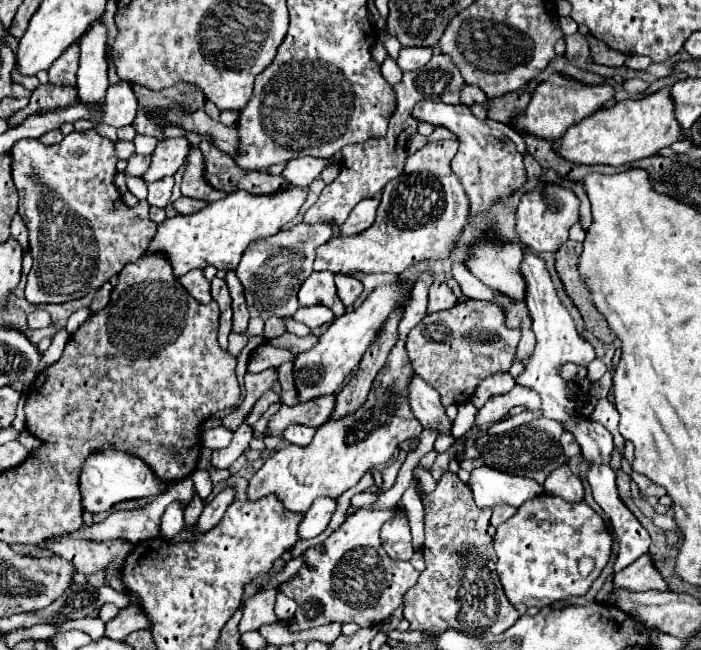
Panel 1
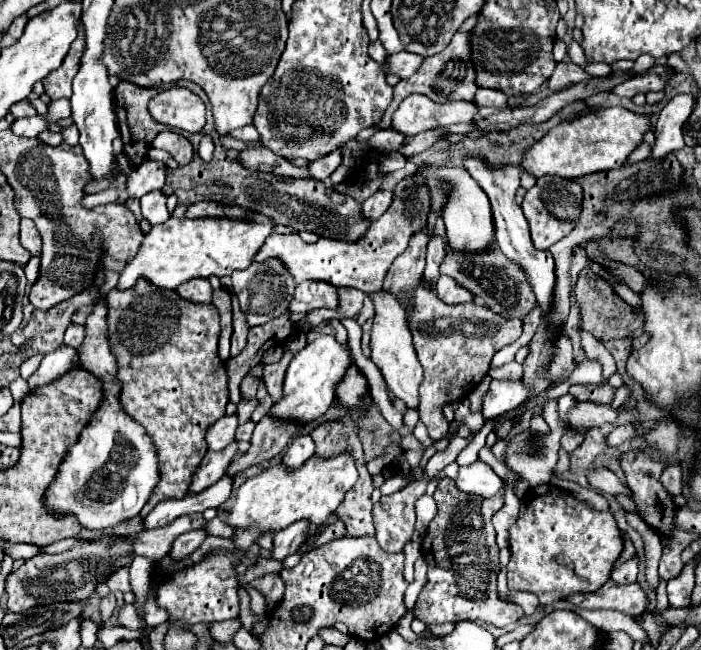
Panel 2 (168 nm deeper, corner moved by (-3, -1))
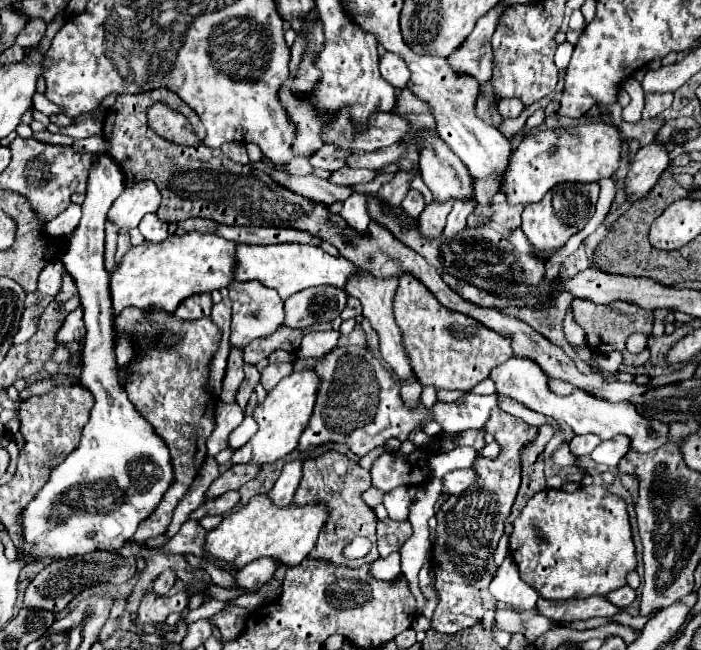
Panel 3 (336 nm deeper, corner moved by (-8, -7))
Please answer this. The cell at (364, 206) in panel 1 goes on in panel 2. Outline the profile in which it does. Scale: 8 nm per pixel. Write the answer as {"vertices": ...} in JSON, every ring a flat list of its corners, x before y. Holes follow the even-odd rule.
{"vertices":[[379,190,377,194,373,194,371,198,367,198,363,204,361,204,361,214,363,218,367,218,369,222,375,222,381,214,385,214,385,210,389,208,393,200,393,192,389,190]]}

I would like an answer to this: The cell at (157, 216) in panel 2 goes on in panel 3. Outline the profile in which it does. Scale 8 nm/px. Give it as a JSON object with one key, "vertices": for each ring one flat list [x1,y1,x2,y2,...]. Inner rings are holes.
{"vertices":[[156,214,144,216,138,228,140,228,142,236,144,236,148,242,152,242,152,244,158,244,158,242,162,242,162,240,168,238,168,224,164,224,162,220,158,220]]}

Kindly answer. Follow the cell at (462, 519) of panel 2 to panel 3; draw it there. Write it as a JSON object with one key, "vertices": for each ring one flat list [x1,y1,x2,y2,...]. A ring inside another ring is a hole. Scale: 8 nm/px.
{"vertices":[[502,410,490,414,484,430,494,434,496,442,500,444,498,456,494,460,478,456,474,460,474,470,480,480,476,480,468,492,450,496,436,514,438,536,430,564,436,574,436,592,440,602,432,616,432,628,442,634,456,634,478,624,484,612,492,610,496,604,488,590,488,584,496,574,492,556,500,536,504,534,504,520,508,518,520,488,520,452,538,436,538,426,528,426,520,418,514,418]]}

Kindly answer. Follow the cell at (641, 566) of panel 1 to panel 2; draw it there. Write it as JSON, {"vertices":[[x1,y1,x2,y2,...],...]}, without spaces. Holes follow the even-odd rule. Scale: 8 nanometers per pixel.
{"vertices":[[611,578,595,590,595,594,573,594,567,600,581,608,605,608,605,610,619,610,629,616,645,612,649,598,647,592,639,586,639,582,627,584,627,586,615,586]]}

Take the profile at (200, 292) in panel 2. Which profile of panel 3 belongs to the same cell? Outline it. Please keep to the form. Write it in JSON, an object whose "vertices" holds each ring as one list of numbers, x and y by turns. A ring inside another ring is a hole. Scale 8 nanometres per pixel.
{"vertices":[[196,294,196,296,190,296,188,300,184,300,184,304,180,304,180,308,176,308,174,316,178,320,198,320,198,318,210,316,210,308,212,308,210,294]]}

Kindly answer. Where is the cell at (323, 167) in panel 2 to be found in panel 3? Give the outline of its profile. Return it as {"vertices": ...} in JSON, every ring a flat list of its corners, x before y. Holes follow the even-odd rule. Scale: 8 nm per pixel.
{"vertices":[[340,168,336,172,332,172,330,182,334,184,344,184,344,186,356,186,356,184,366,184,376,176,376,172,372,170,352,170,352,168]]}

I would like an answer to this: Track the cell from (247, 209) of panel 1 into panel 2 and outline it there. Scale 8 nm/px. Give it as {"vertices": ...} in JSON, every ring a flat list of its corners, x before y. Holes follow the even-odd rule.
{"vertices":[[247,212,241,218,169,218,167,222,153,226,145,236,137,256,125,266,119,276,117,288,125,290,135,286,137,278,147,278,159,288,175,290,179,284,191,278,229,276,233,270,245,270,267,236,275,230,275,222,259,212]]}

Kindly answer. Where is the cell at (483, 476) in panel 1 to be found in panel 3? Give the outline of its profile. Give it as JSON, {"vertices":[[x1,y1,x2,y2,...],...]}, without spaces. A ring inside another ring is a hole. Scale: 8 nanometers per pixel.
{"vertices":[[472,468,454,470,442,478,442,494,462,494,476,482,476,472]]}

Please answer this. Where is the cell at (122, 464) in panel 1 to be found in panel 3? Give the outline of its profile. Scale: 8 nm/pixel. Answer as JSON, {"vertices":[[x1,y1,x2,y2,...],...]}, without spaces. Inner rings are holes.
{"vertices":[[106,154,100,156,88,178,82,220,70,234,68,248,62,256,64,270,72,276,78,288,86,322,82,386,92,392,96,404,90,422,82,432,80,446,50,472,46,486,30,500,30,504,24,506,24,544,16,548,16,556,26,564,42,560,72,560,96,550,118,550,132,540,138,524,156,510,174,480,168,448,150,428,148,420,144,420,134,404,130,404,126,390,118,382,118,366,114,360,112,300,108,288,110,274,104,270,104,224,106,212,122,190,124,176,118,164]]}

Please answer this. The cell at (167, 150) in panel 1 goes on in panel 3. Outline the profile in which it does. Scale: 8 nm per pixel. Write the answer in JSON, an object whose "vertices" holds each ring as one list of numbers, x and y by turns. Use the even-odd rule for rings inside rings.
{"vertices":[[152,180,136,182,128,186,112,204,108,212,108,220,118,230,130,230,140,224,144,214,156,212,160,206,160,192]]}

